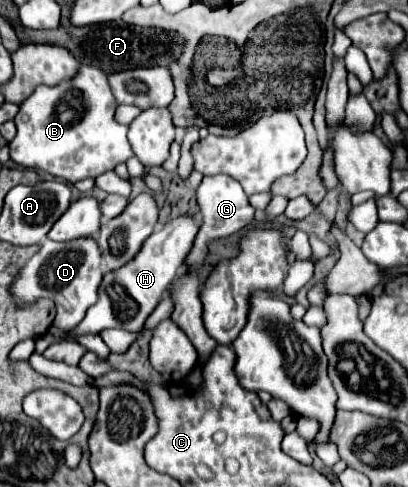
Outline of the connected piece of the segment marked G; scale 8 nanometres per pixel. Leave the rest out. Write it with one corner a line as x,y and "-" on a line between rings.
217,174
217,176
205,176
203,182
197,188
197,204
201,208
203,214
203,226
197,232
195,244
191,248
191,252
185,258
185,266
187,270
199,270
203,266
203,260
207,256
207,246
209,242
217,240
217,238
227,238
233,236
245,228
249,228
253,224
253,214
255,210
251,208
247,194
241,190
241,184
235,182
233,178
225,176
225,174

